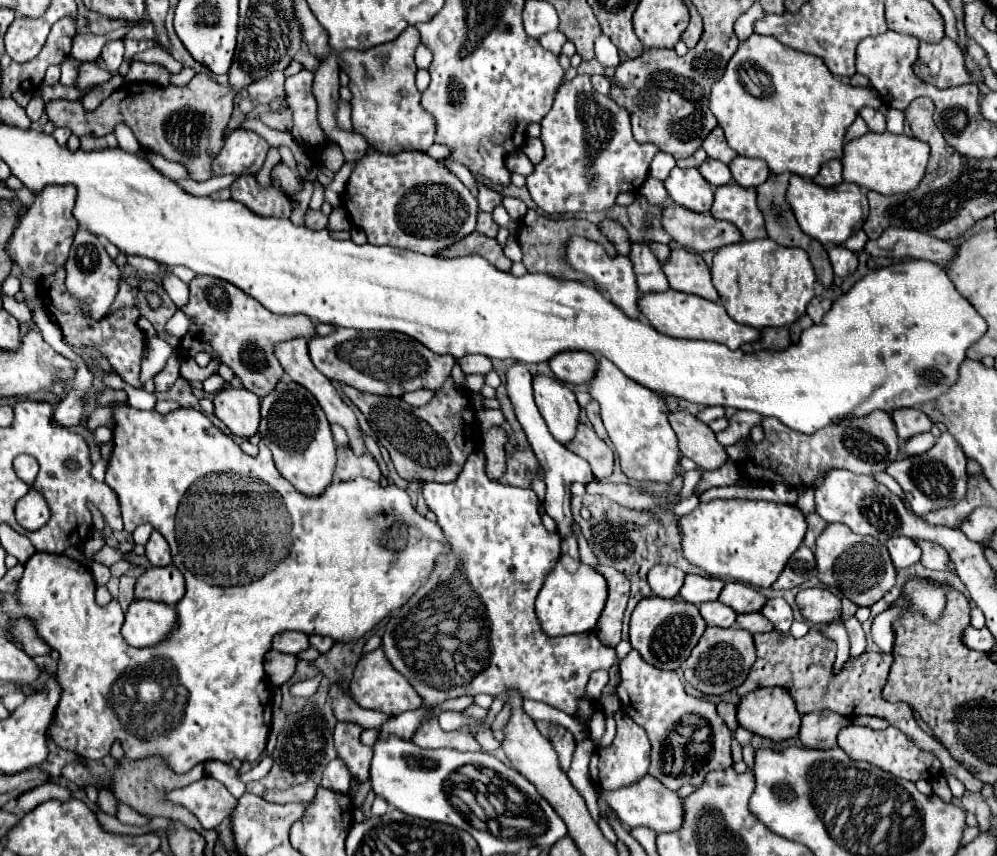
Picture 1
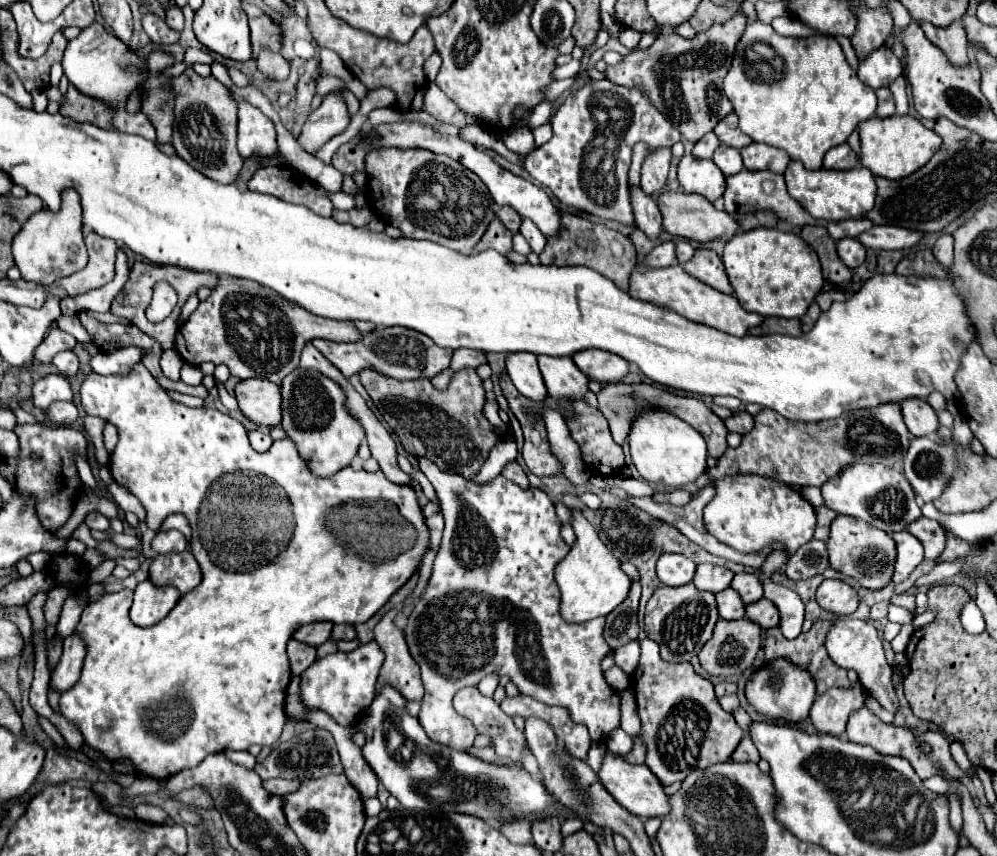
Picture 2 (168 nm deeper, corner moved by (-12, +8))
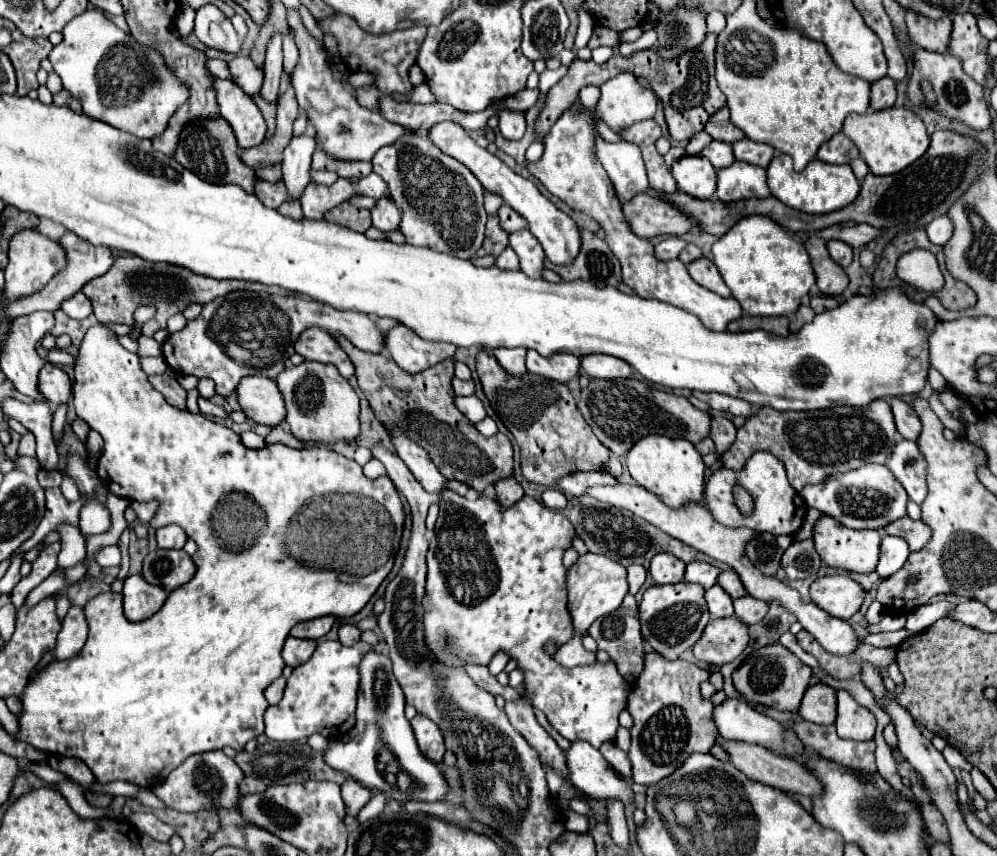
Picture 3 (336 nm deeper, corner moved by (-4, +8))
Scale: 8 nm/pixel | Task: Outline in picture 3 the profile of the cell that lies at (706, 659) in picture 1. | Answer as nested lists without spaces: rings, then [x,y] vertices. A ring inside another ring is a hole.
[[[736,616],[710,620],[694,644],[694,656],[706,664],[722,666],[738,658],[748,646],[748,640],[748,626],[736,620]]]

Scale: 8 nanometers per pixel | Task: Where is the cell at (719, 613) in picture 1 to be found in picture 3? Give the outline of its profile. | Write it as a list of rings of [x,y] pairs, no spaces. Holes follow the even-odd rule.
[[[718,584],[706,590],[706,602],[712,618],[730,618],[734,614],[732,598]]]

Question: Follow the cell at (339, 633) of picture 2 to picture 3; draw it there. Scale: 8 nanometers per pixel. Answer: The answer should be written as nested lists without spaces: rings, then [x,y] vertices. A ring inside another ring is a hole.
[[[342,624],[338,628],[338,638],[340,638],[340,642],[344,646],[352,646],[354,642],[360,640],[360,630],[356,626],[352,626],[352,624]]]

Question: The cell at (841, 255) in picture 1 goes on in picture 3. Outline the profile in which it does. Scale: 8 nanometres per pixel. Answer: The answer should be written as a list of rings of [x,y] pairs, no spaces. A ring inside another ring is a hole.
[[[830,240],[826,246],[828,246],[828,252],[830,252],[832,260],[836,264],[840,264],[842,268],[846,268],[852,262],[852,248],[848,244],[844,244],[840,240]]]

